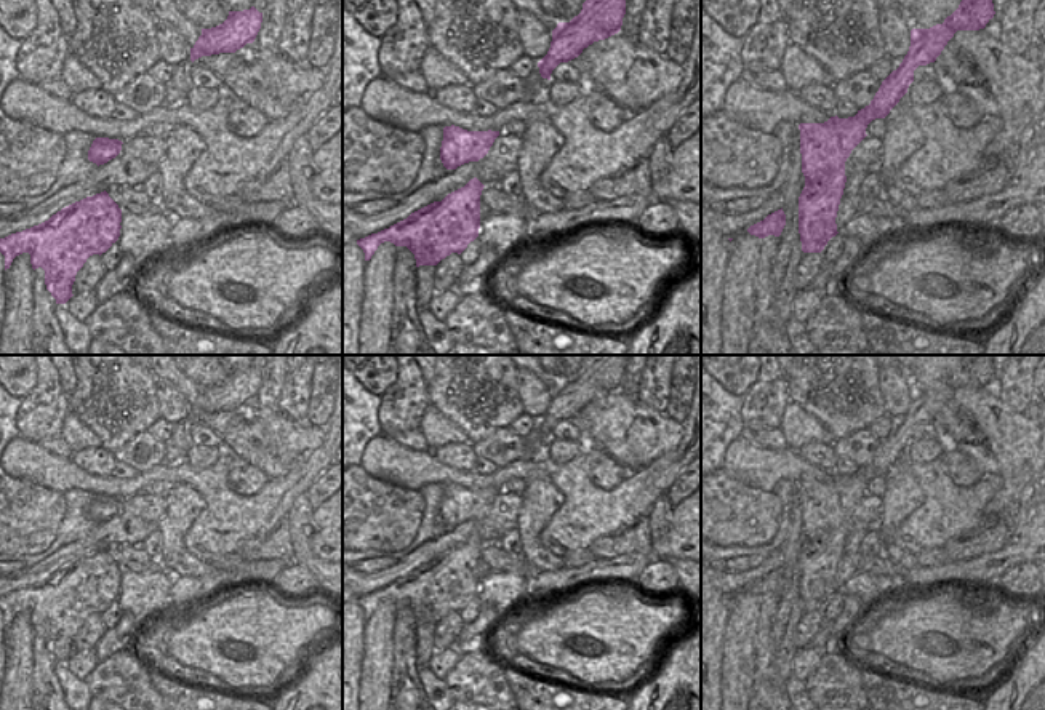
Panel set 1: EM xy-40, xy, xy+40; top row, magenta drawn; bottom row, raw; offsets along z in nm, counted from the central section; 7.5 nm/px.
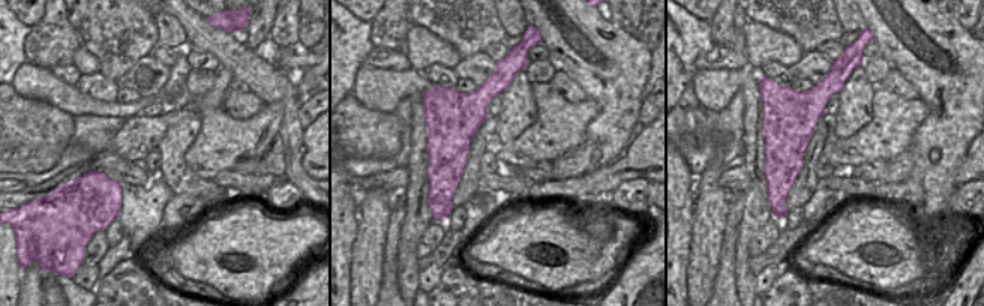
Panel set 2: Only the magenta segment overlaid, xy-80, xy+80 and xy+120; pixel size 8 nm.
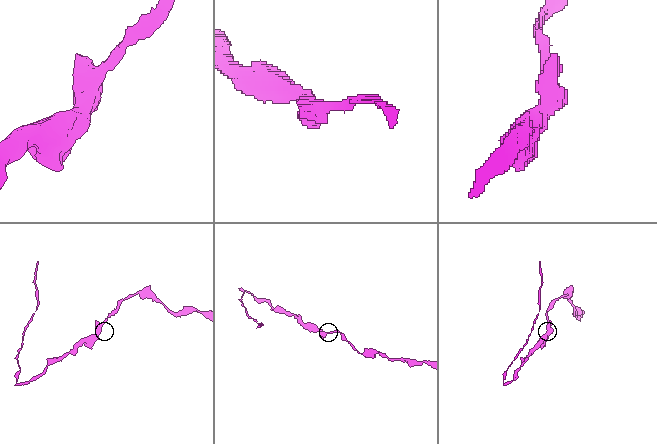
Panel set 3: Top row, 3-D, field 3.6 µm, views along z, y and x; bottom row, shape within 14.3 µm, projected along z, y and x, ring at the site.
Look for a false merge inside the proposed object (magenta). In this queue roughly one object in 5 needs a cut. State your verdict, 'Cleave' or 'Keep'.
Keep

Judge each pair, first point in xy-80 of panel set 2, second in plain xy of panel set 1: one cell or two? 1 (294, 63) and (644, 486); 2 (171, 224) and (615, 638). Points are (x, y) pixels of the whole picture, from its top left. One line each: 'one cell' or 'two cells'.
1: two cells
2: two cells

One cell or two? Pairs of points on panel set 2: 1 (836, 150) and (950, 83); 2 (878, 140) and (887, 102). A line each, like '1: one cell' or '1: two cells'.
1: two cells
2: one cell

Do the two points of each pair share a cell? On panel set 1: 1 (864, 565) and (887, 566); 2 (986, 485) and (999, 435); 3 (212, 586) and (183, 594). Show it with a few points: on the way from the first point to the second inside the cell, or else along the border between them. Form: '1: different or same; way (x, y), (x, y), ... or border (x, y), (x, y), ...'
1: same; way (869, 565), (882, 566)
2: different; border (996, 474), (1002, 480), (1002, 486), (983, 510)
3: same; way (205, 587), (189, 590)

